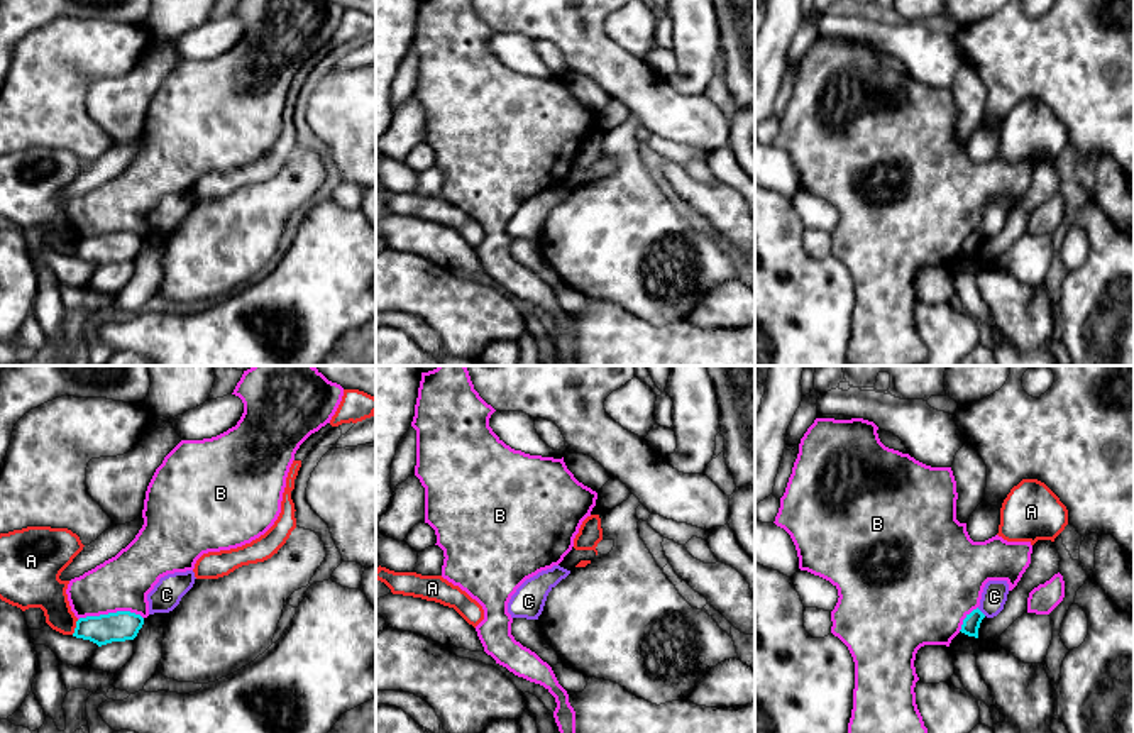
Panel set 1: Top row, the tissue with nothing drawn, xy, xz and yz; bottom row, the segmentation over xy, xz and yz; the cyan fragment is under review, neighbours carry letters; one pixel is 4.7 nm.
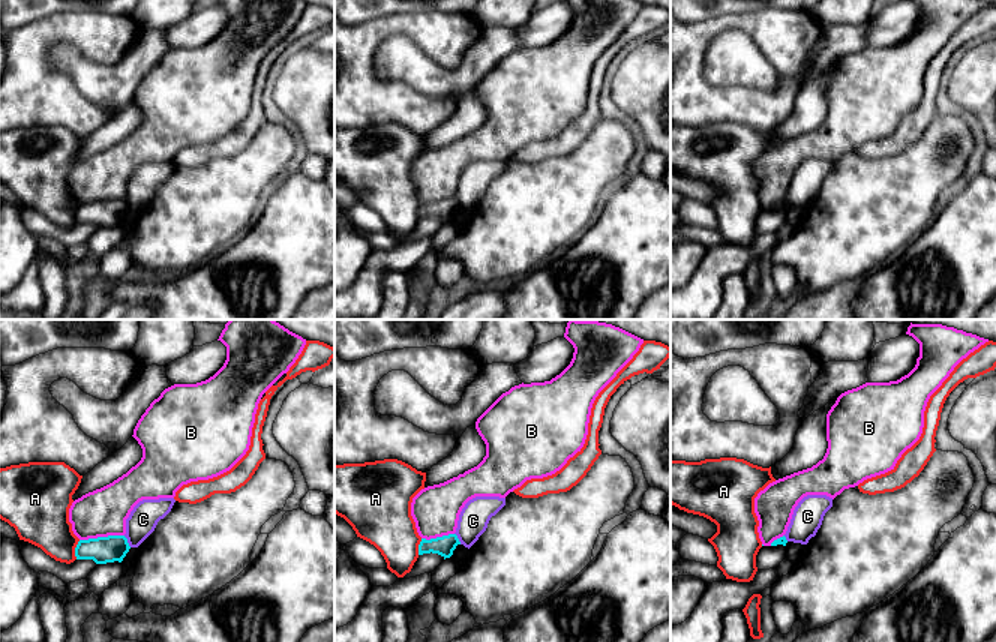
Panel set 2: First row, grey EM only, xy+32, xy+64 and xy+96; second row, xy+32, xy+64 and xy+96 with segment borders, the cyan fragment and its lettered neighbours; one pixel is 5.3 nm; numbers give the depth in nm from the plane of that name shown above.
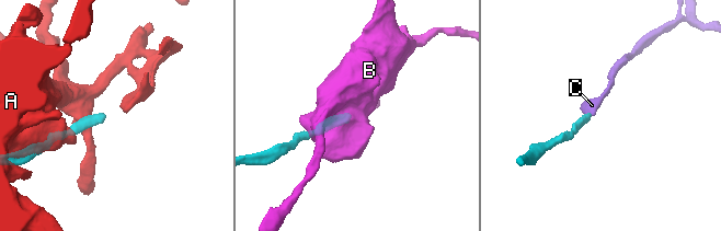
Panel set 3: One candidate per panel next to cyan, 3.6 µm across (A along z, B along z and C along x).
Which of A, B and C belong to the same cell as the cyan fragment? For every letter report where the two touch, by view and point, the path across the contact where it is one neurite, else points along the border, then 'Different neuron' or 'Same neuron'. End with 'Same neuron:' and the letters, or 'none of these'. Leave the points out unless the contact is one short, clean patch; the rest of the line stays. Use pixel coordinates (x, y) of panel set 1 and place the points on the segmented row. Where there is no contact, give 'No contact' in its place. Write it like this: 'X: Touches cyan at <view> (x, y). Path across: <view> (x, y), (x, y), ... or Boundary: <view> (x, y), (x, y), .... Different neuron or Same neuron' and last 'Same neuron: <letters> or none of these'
A: Touches cyan at xy (77, 627). Different neuron
B: Touches cyan at xy (110, 613). Different neuron
C: Touches cyan at yz (980, 611). Boundary: yz (977, 608), (985, 615). Different neuron
Same neuron: none of these

